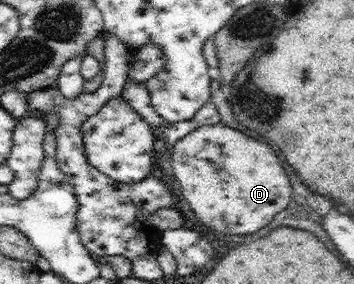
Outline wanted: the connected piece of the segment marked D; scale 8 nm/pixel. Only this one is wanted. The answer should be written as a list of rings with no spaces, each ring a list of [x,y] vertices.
[[[221,122],[193,130],[174,143],[173,170],[197,218],[223,234],[253,234],[291,201],[291,184],[271,146]]]

